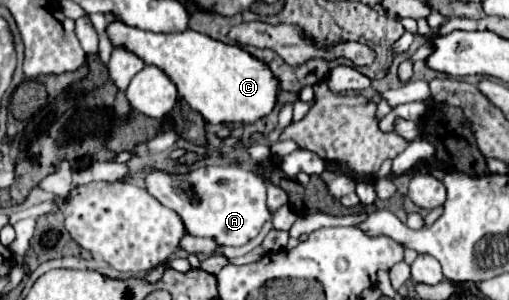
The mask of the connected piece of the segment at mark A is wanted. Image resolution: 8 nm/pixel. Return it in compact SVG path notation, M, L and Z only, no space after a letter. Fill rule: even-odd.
M145 165L141 177L149 195L153 195L161 205L177 211L177 215L181 215L181 221L185 223L185 233L193 237L207 237L217 241L219 245L239 247L257 237L263 223L271 219L271 213L265 205L265 181L245 167L207 165L185 175L169 175Z

